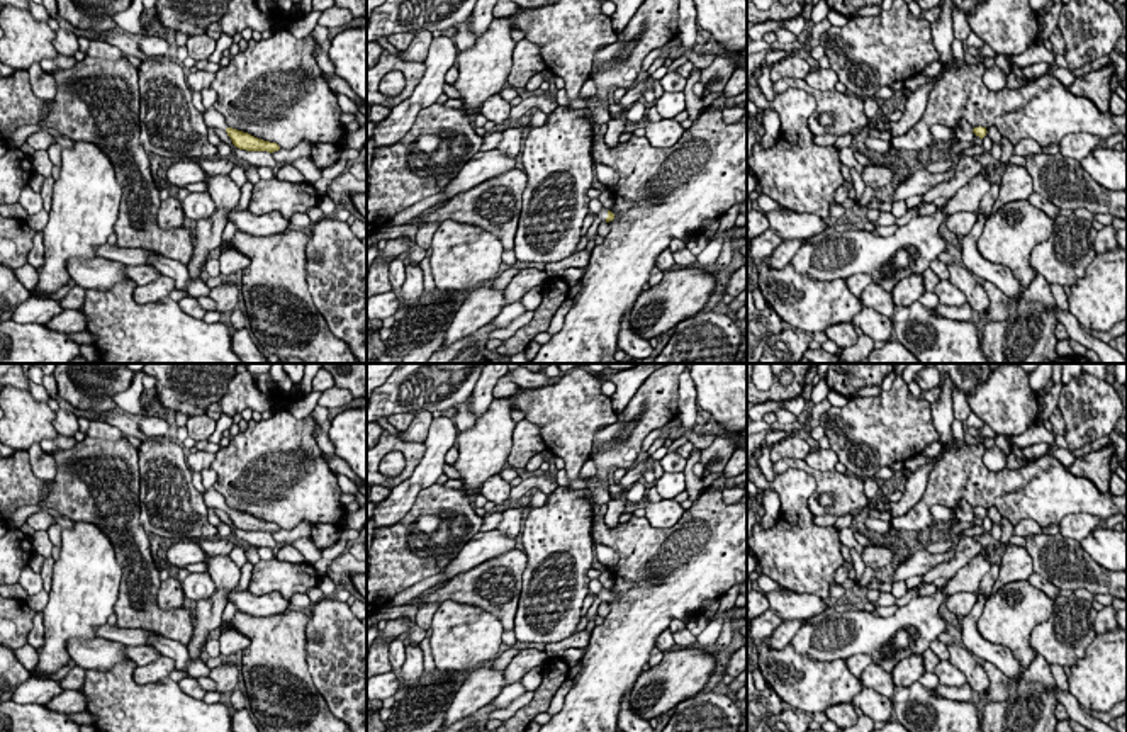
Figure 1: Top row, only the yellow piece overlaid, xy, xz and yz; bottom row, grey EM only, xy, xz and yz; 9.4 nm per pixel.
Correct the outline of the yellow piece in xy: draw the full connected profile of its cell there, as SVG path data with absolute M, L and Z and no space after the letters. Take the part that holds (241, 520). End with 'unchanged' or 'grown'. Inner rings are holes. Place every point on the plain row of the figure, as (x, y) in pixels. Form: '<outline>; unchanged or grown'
M205 489L205 493L202 496L204 496L207 508L217 508L217 510L226 511L227 516L231 518L233 525L239 530L268 532L268 533L280 530L280 526L277 523L263 521L248 513L229 508L226 504L224 496L221 493L217 493L216 489Z; grown

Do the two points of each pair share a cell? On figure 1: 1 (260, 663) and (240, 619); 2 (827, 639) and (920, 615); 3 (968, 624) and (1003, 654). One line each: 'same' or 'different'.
1: same
2: same
3: same

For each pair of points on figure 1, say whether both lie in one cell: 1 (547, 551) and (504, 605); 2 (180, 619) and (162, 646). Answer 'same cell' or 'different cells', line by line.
1: different cells
2: different cells

